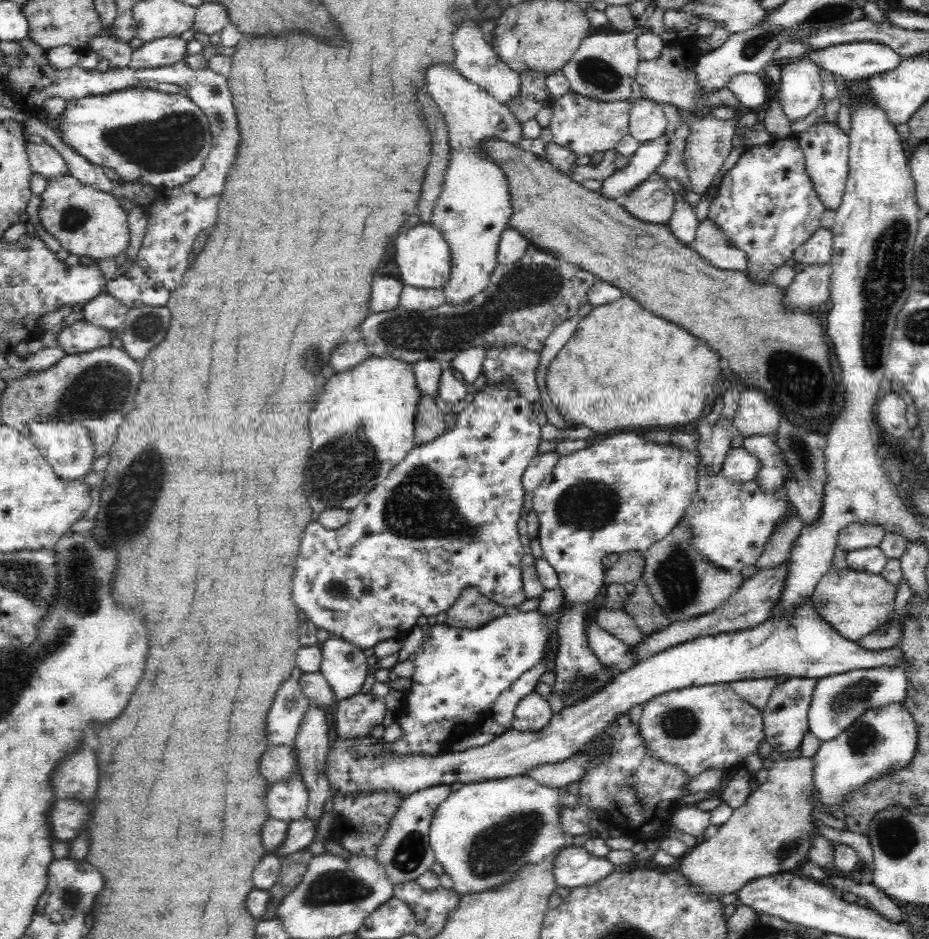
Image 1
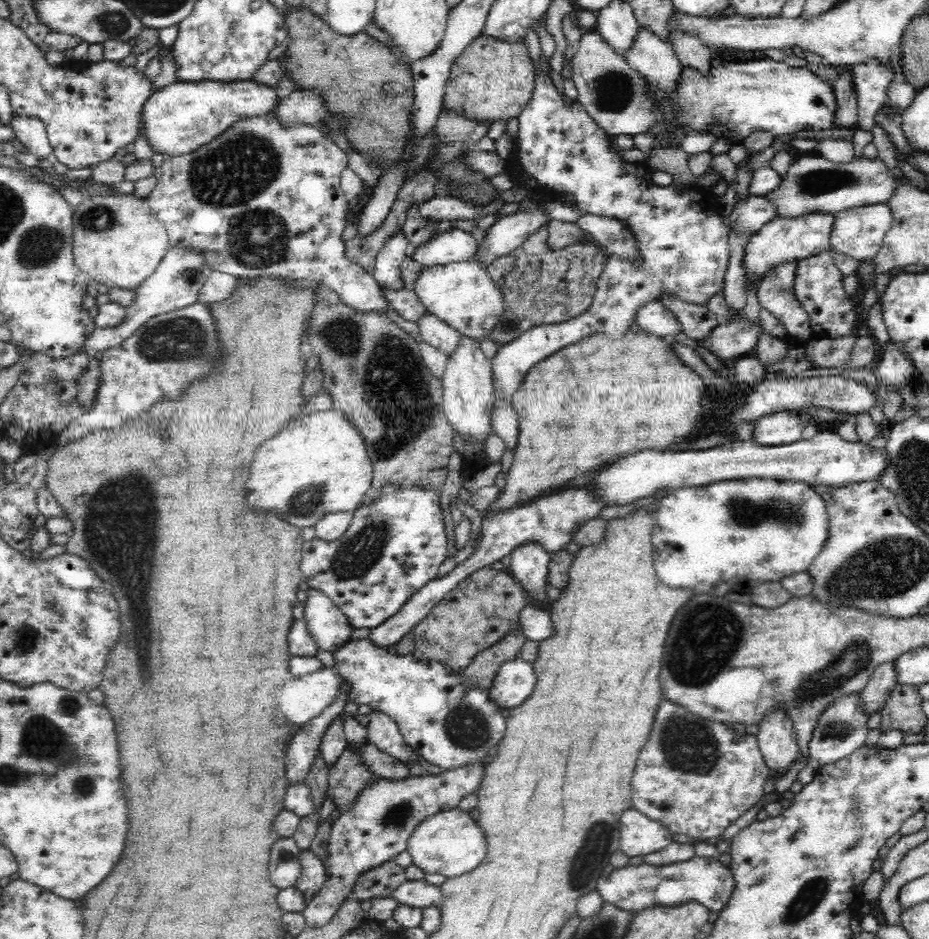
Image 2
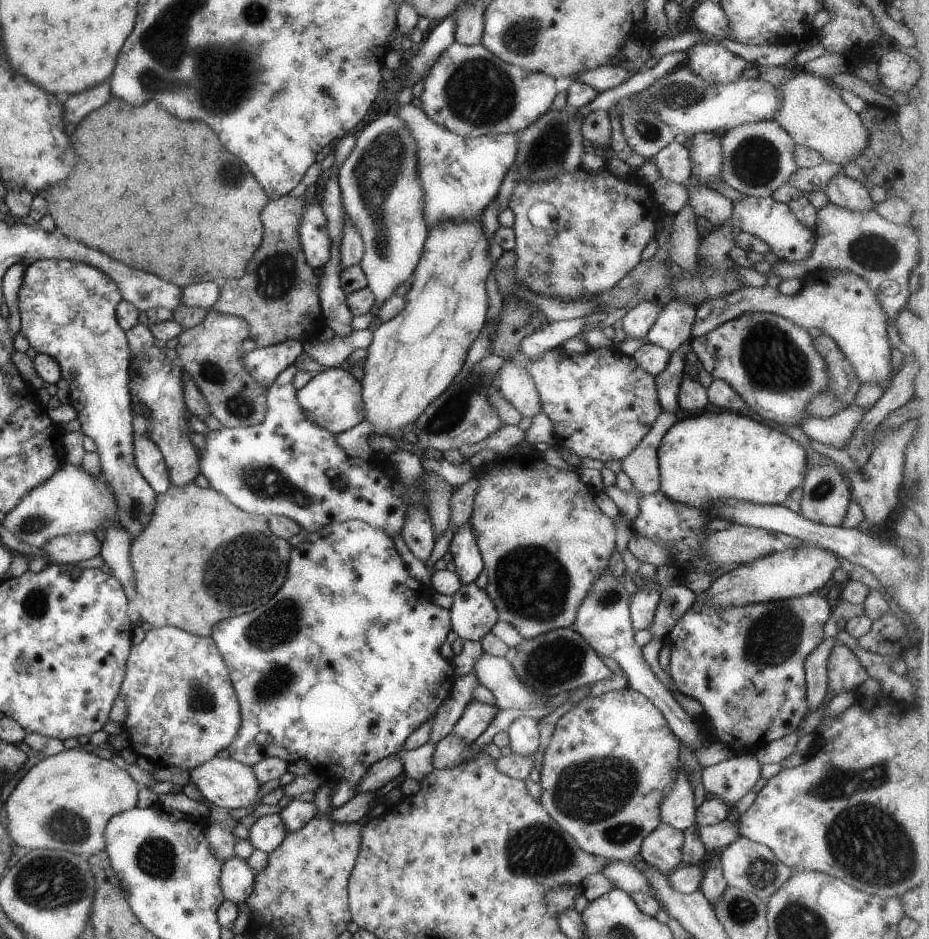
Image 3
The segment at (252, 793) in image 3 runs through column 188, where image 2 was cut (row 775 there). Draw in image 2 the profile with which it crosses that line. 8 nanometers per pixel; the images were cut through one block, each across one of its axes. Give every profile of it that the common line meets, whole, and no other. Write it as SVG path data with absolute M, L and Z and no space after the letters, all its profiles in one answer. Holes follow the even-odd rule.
M784 710L768 712L760 722L757 744L771 776L784 774L799 758L796 731Z

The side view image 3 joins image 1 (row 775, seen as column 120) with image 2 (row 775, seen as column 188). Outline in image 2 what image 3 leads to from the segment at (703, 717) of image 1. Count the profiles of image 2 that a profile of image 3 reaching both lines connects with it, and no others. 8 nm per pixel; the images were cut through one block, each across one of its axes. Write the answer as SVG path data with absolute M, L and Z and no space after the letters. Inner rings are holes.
M664 698L631 778L631 803L642 815L659 821L673 834L686 834L697 841L714 842L720 840L726 828L762 800L764 784L770 776L757 738L748 733L740 736L729 726L695 716Z

